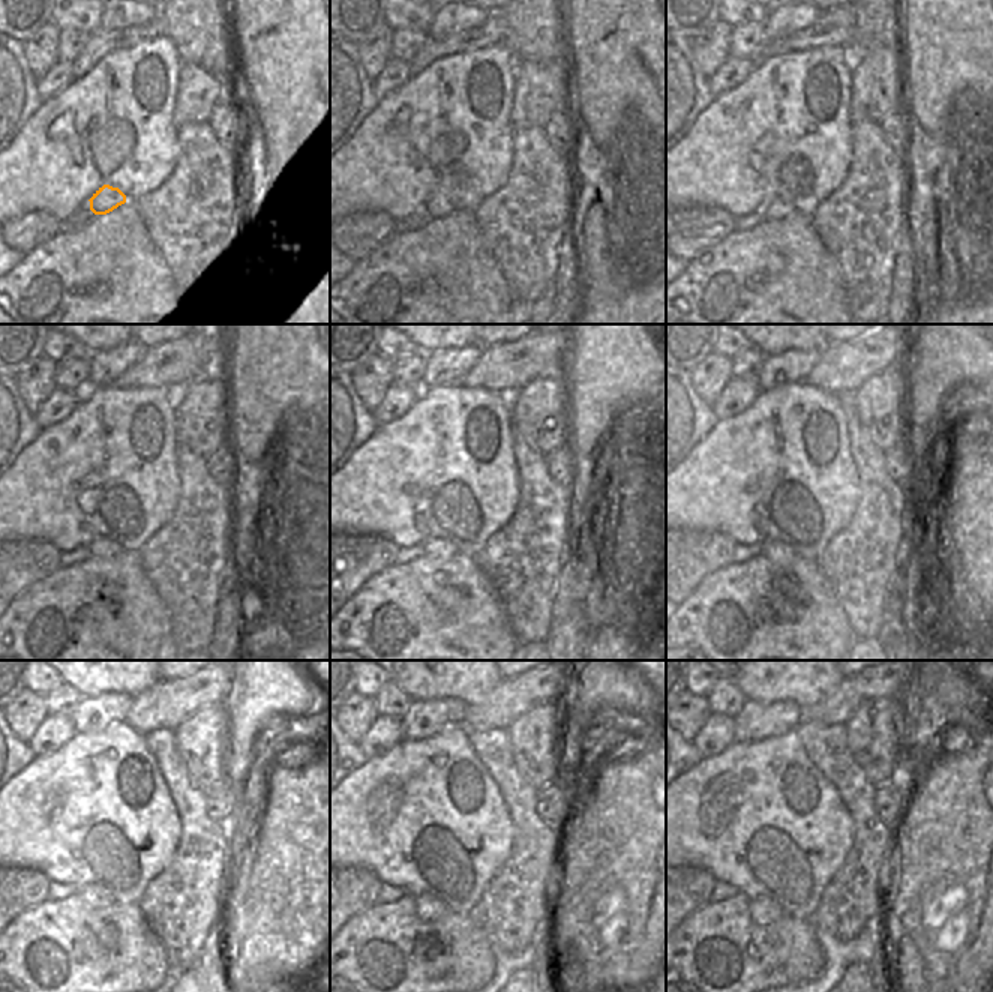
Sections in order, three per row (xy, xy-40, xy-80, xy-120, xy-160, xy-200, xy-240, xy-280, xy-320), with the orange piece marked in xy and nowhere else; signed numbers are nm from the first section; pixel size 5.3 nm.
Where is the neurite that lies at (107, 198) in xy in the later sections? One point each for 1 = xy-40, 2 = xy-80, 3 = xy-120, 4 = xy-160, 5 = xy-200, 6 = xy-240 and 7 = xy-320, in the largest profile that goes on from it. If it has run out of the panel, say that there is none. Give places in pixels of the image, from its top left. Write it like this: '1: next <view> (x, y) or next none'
1: next xy-40 (438, 206)
2: next xy-80 (774, 209)
3: next xy-120 (104, 548)
4: next xy-160 (435, 548)
5: next xy-200 (774, 551)
6: next xy-240 (95, 898)
7: next xy-320 (764, 911)

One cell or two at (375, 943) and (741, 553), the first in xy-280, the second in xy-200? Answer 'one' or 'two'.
two

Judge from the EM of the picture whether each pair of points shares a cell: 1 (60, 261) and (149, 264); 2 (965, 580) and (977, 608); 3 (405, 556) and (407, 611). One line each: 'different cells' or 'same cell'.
1: same cell
2: different cells
3: different cells

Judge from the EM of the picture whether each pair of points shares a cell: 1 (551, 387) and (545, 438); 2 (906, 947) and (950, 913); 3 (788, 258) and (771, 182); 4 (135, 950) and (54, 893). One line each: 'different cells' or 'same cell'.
1: same cell
2: different cells
3: different cells
4: different cells

